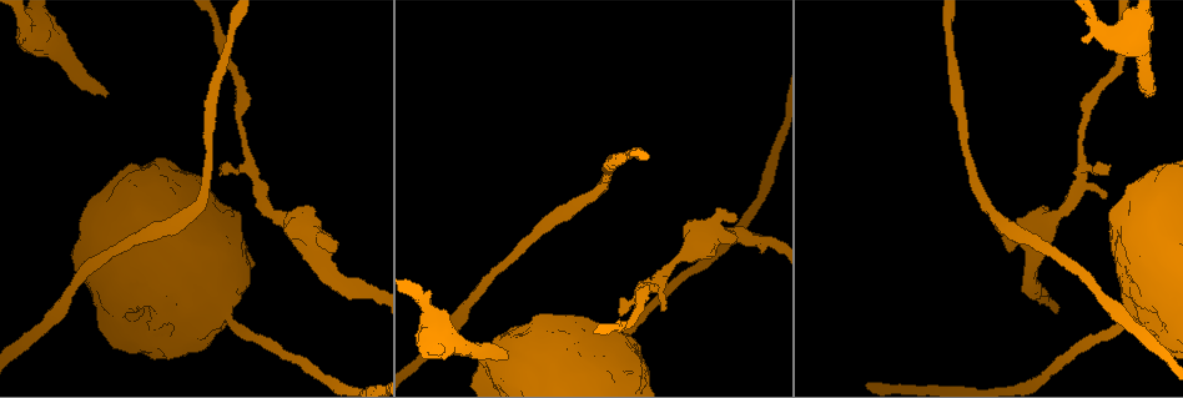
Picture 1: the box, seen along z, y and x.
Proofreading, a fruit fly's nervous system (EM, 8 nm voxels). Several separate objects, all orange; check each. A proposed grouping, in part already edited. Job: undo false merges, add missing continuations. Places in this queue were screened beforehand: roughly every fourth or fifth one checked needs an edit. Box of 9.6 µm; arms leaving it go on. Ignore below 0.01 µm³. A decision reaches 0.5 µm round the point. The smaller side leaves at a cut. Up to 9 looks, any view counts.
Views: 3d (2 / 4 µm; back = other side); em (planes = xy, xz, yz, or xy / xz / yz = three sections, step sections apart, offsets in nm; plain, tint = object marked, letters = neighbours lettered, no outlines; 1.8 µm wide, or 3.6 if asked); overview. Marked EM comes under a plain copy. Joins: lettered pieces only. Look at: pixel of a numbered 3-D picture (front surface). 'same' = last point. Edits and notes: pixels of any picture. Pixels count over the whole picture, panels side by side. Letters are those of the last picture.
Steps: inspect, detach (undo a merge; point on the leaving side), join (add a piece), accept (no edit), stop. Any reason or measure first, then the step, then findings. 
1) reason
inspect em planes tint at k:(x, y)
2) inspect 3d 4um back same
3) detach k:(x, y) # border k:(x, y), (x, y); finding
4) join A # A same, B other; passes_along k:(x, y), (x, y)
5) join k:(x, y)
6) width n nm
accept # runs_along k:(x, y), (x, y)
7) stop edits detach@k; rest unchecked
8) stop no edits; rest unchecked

thick turns thin
inspect em 3.6um planes letters at 1:(310, 229)

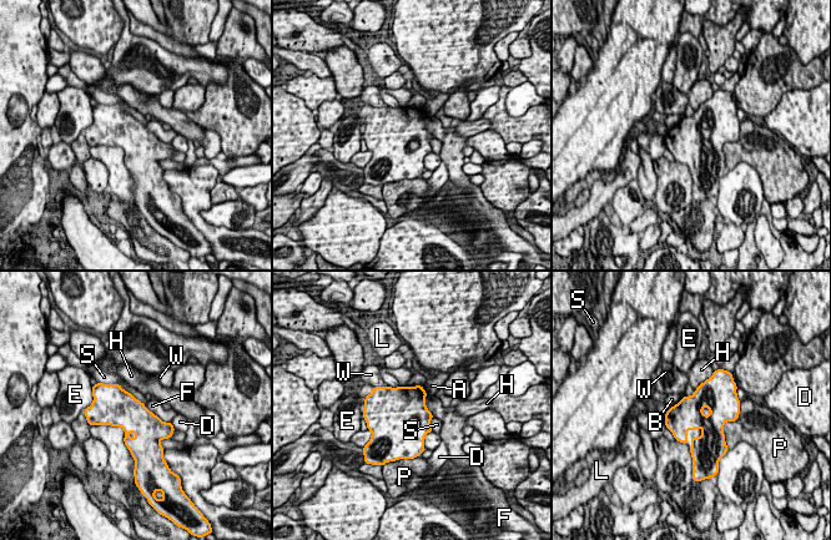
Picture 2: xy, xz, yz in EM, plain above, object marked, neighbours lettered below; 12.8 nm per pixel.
longest_contact S 650 nm
accept # A other, B other, D other, E other, F other, H other, L other, P other, S other, W other; border 2:(144, 404), (162, 420), (170, 423); continuous, no second neuron

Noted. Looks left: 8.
branch stops here
inspect 3d 4um at 1:(1106, 175)

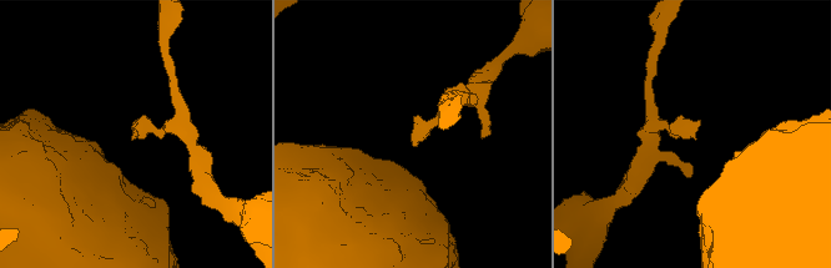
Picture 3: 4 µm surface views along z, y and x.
need the tissue
inspect em xy step 8 letters at 3:(412, 139)

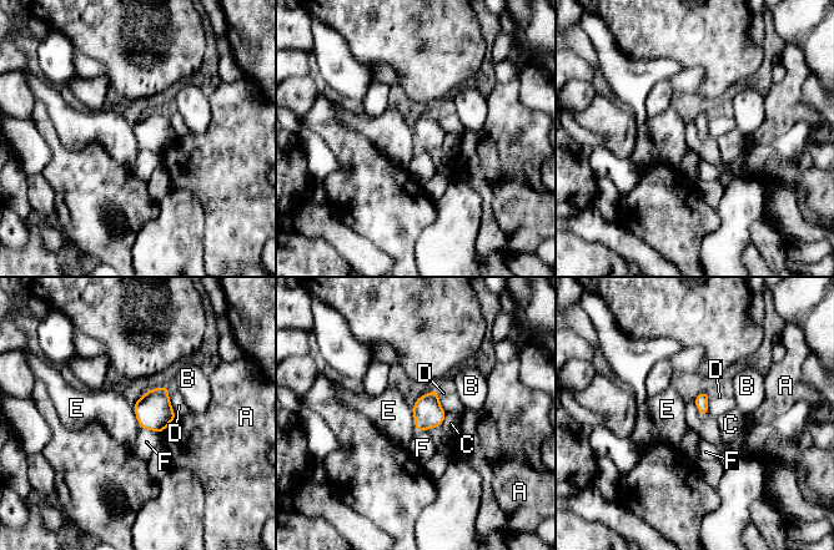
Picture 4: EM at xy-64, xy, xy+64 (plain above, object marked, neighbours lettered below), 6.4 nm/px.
inspect em planes letters same

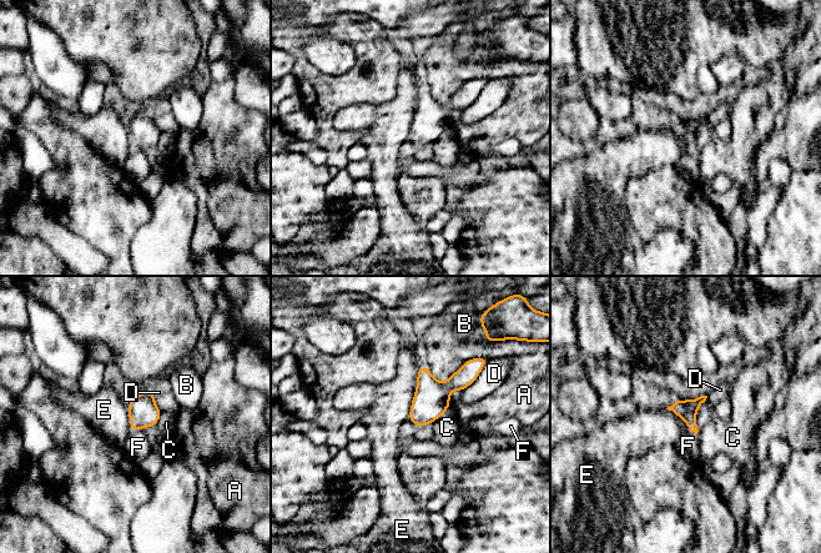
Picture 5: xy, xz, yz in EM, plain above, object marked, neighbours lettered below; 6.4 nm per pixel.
width 120 nm
accept # A other, B other, C other, D other, E other, F other; border 5:(419, 366), (416, 392), (407, 418); no lettered piece goes on from it

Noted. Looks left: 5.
free end
inspect em 3.6um xz step 4 letters at 1:(22, 42)

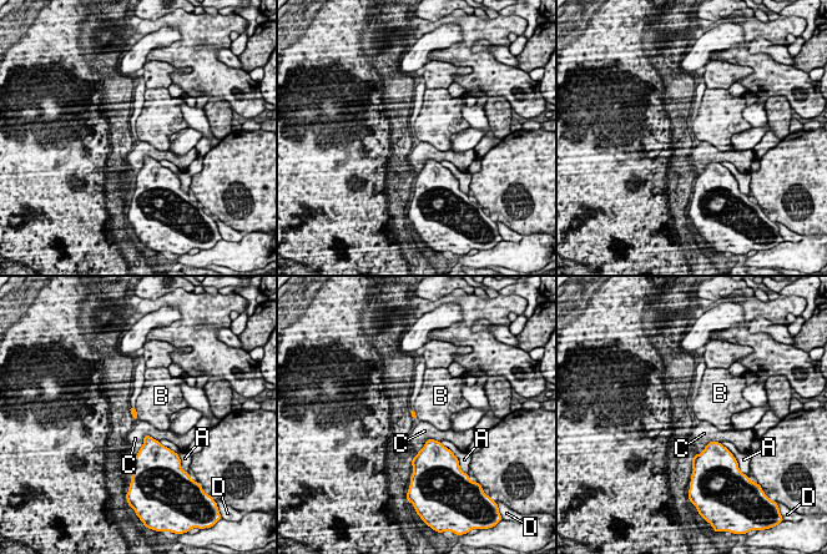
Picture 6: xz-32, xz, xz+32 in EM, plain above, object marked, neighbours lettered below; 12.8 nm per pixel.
longest_contact C 300 nm
accept # A other, B other, C other, D other; border 6:(135, 408), (139, 418); none of them fits

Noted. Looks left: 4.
inspect em planes letters at 1:(108, 94)

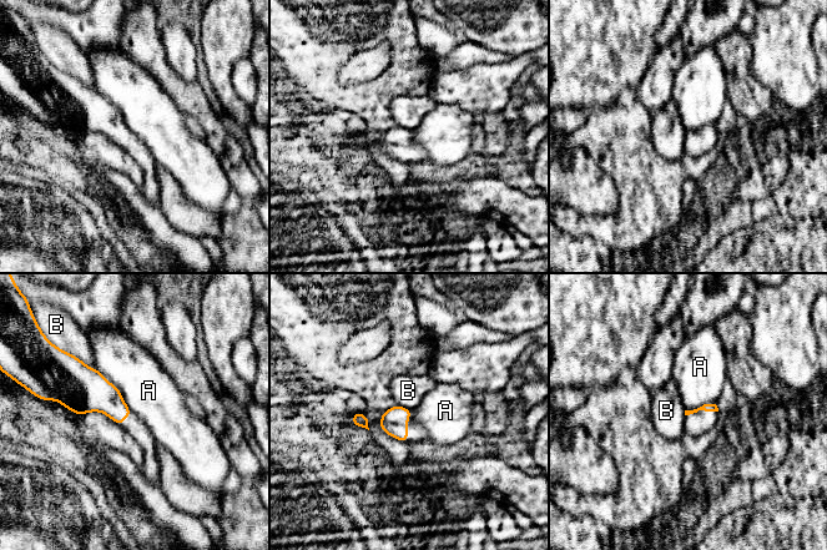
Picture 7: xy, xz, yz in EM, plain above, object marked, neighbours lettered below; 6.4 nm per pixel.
accept # A other, B other; none of them fits

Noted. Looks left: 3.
stop no edits; rest unchecked

